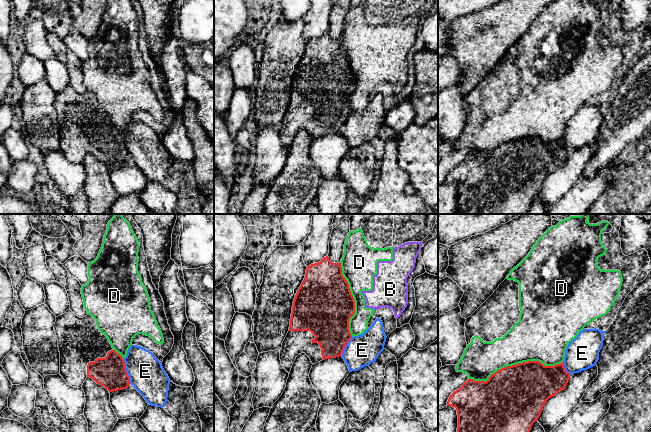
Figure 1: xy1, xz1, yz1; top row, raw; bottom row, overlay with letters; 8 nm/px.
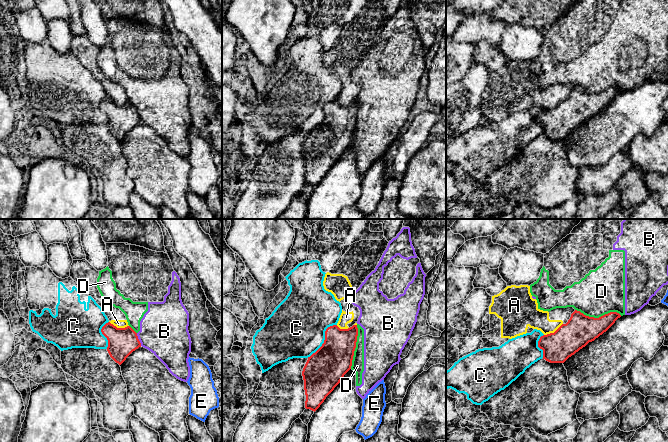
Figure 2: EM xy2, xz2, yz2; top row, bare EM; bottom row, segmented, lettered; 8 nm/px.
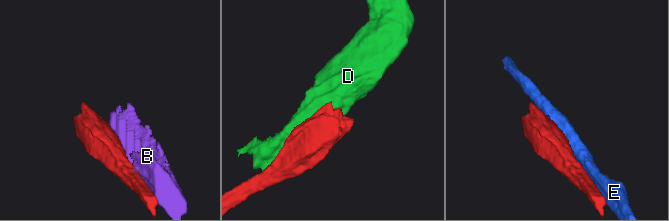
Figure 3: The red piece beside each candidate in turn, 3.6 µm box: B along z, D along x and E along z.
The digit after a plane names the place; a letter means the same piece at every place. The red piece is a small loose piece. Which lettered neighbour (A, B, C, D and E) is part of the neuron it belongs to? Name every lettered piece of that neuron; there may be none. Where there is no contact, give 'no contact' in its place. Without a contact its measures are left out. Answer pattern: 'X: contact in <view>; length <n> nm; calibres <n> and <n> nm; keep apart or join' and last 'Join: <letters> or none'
A: contact in xy2; length 170 nm; calibres 220 and 60 nm; keep apart
B: contact in xy2; length 110 nm; calibres 220 and 380 nm; keep apart
C: contact in xz2; length 360 nm; calibres 320 and 460 nm; keep apart
D: contact in yz1; length 750 nm; calibres 480 and 360 nm; keep apart
E: contact in xy1; length 220 nm; calibres 260 and 280 nm; keep apart
Join: none

